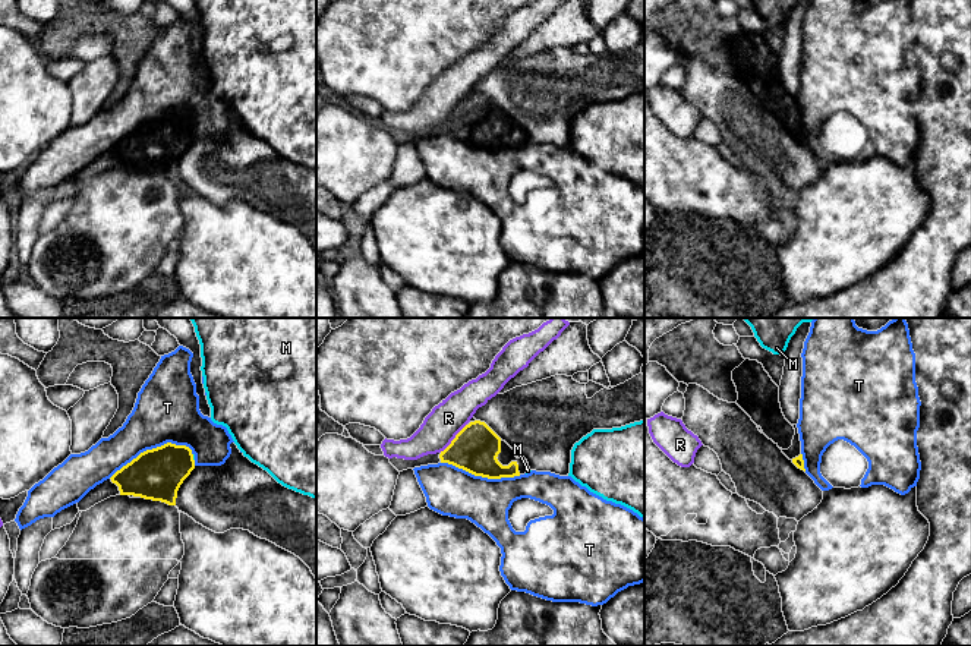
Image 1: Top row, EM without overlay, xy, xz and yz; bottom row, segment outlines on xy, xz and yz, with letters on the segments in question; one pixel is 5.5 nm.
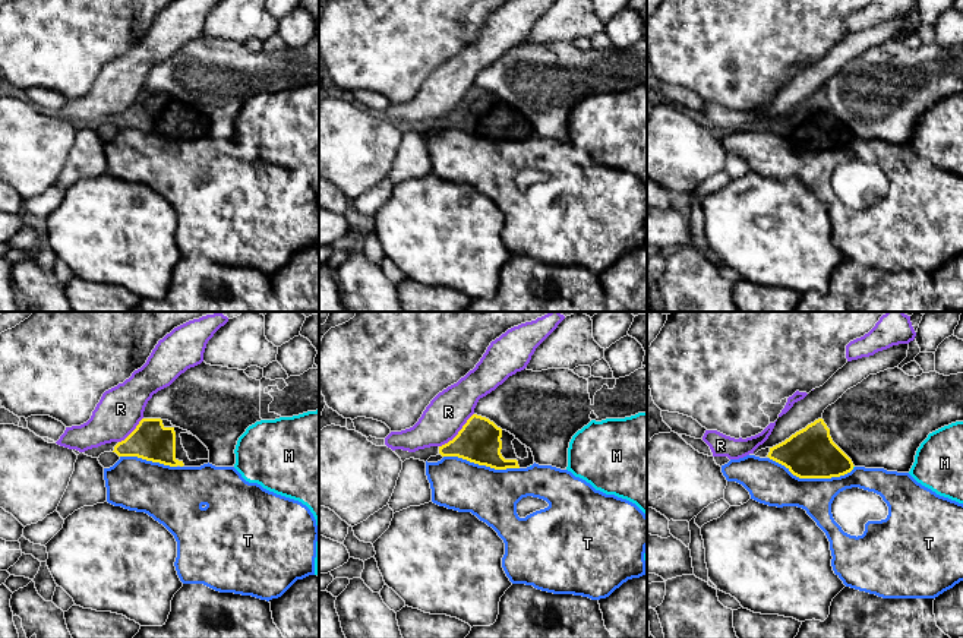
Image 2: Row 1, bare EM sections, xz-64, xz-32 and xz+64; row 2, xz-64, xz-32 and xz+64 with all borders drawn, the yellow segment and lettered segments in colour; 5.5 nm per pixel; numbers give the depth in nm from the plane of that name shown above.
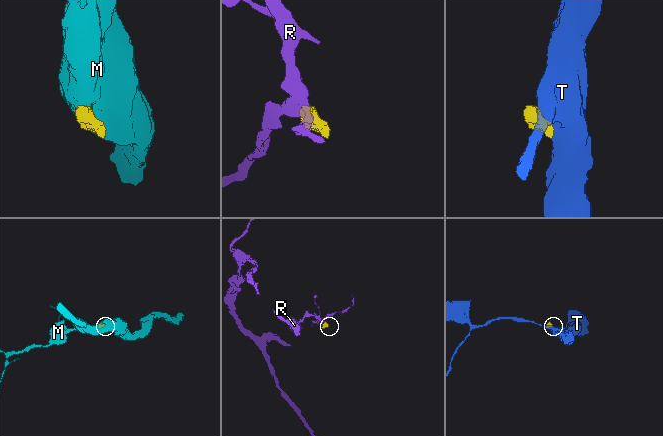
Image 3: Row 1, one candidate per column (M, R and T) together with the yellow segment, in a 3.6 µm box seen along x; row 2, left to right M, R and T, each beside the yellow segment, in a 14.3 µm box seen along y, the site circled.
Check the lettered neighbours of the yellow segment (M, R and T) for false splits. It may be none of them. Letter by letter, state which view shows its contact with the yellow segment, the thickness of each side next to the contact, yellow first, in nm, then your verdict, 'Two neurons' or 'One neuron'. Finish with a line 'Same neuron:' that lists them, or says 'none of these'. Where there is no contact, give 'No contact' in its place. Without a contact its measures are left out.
M: Touches yellow in xy. Thickness 280 nm (yellow) against 20 nm. Two neurons
R: Touches yellow in xz. Thickness 260 nm (yellow) against 190 nm. Two neurons
T: Touches yellow in xy. Thickness 280 nm (yellow) against 360 nm. Two neurons
Same neuron: none of these

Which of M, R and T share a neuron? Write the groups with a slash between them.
M / R / T

